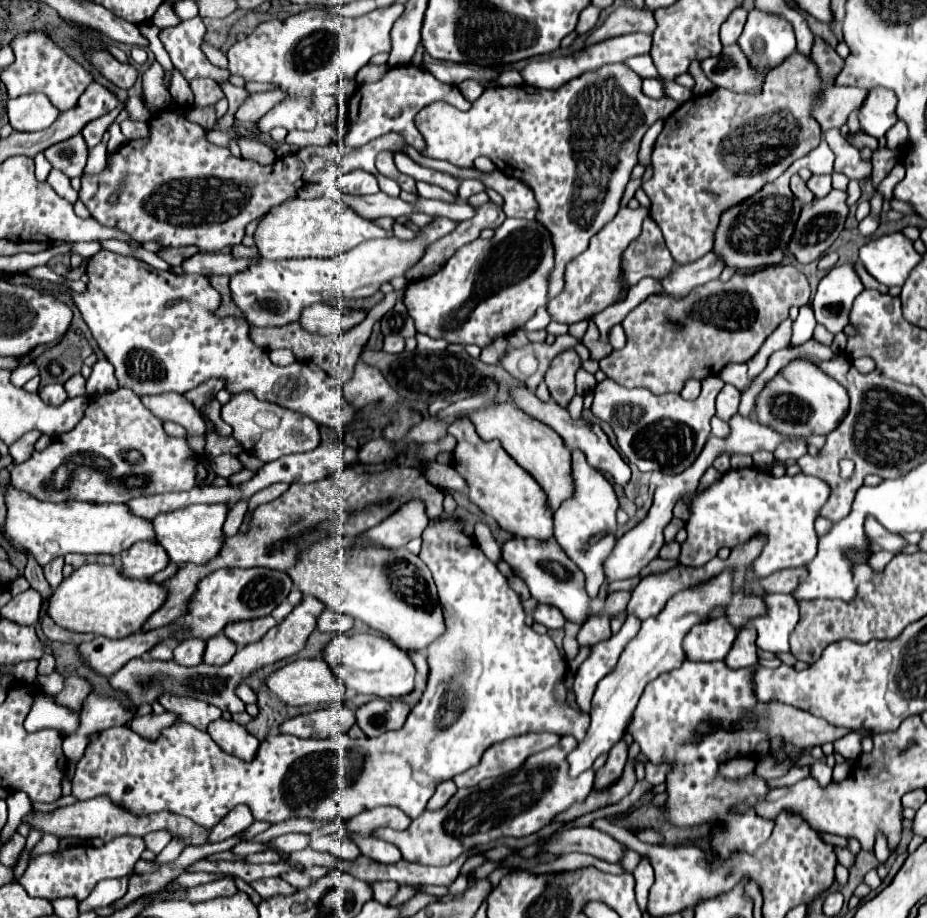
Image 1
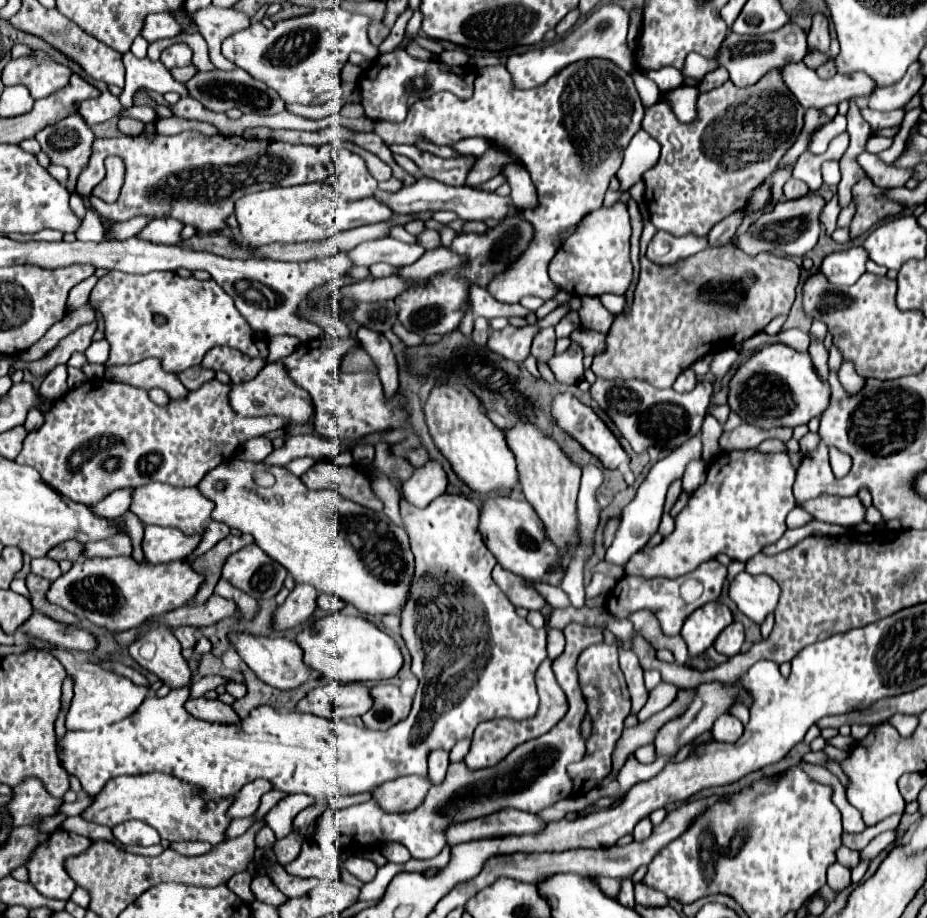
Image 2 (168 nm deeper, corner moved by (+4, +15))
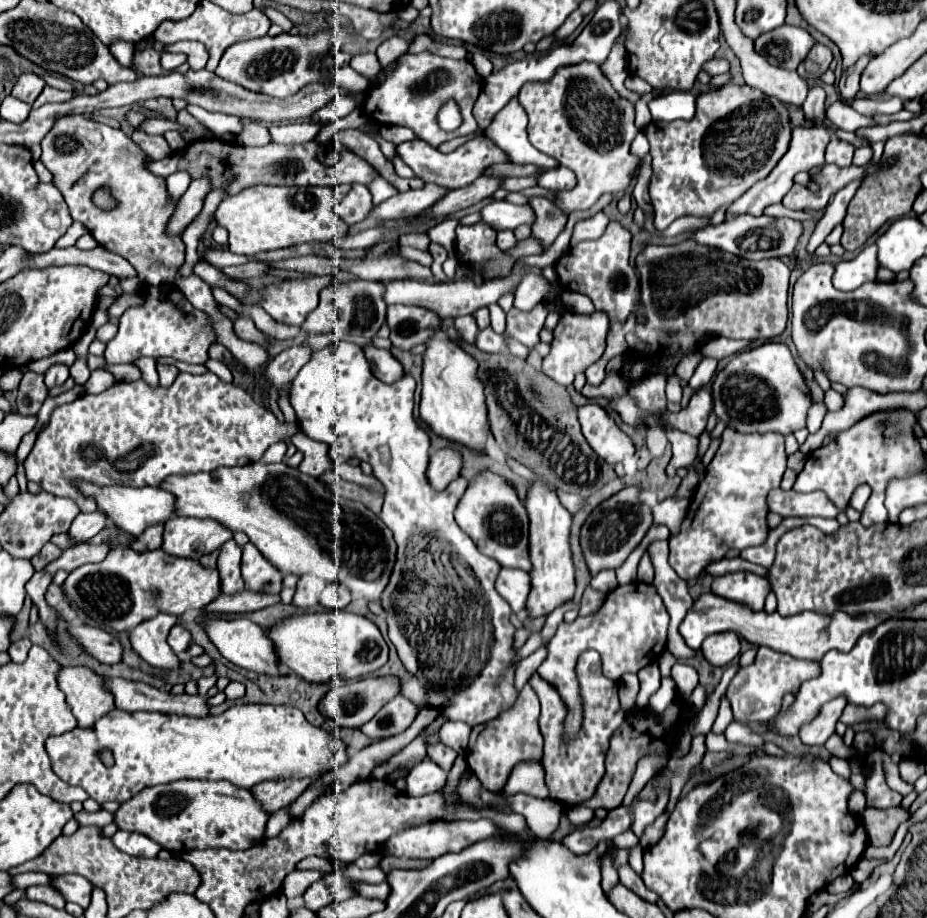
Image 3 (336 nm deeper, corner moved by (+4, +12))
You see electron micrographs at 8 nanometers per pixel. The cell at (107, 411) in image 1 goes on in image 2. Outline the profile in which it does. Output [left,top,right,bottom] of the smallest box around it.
[15,378,285,506]

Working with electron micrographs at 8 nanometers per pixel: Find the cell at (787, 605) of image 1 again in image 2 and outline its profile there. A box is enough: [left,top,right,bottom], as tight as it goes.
[729,572,779,624]

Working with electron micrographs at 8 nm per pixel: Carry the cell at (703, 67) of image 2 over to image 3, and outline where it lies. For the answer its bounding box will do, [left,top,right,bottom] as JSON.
[703,59,729,77]

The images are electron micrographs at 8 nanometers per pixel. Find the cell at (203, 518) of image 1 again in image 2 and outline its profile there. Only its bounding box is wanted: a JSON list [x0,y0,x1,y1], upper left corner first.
[129,484,213,532]

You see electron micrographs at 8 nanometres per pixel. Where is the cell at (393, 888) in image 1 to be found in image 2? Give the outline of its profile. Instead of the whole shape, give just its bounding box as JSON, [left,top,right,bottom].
[345,854,377,882]

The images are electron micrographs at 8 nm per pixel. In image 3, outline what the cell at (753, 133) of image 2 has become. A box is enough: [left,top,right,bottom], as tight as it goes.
[643,83,791,231]

